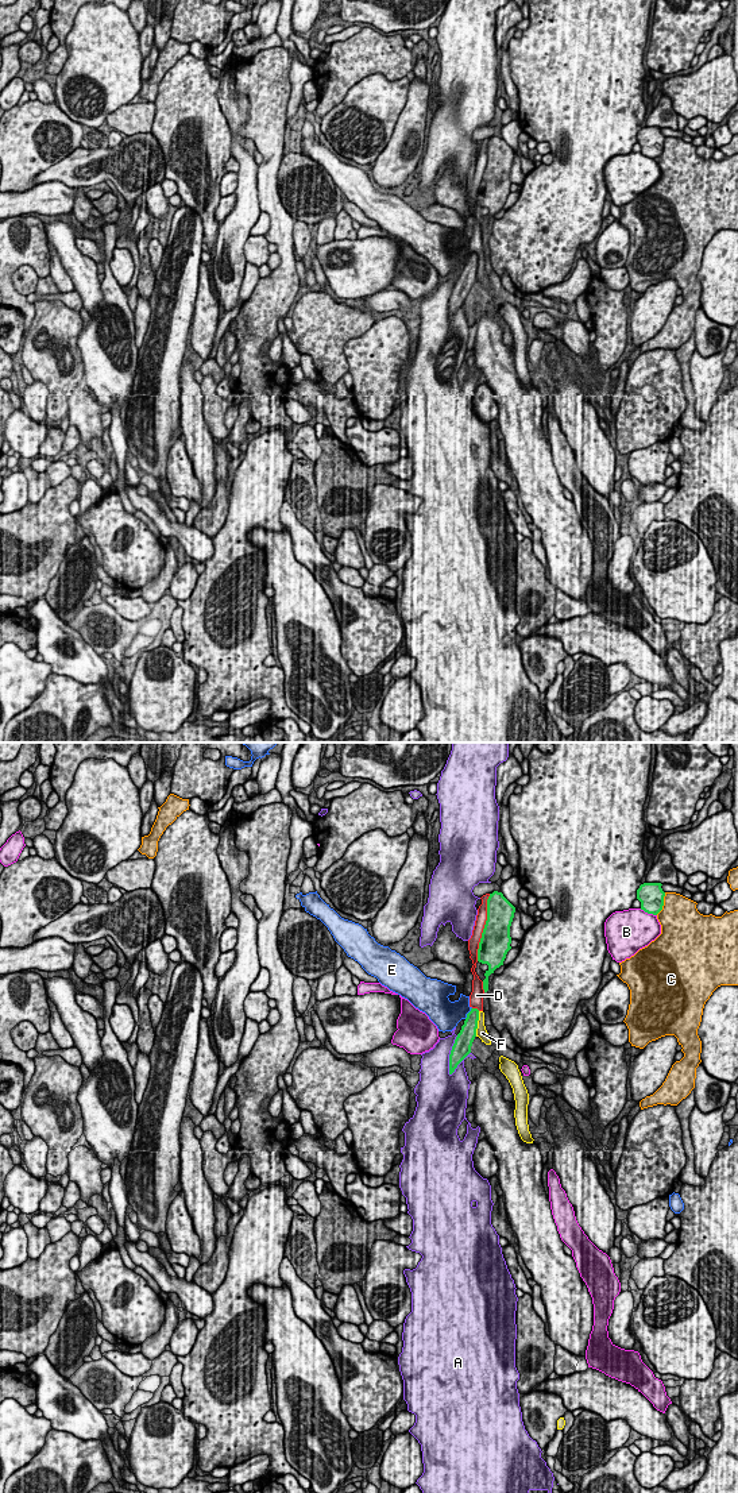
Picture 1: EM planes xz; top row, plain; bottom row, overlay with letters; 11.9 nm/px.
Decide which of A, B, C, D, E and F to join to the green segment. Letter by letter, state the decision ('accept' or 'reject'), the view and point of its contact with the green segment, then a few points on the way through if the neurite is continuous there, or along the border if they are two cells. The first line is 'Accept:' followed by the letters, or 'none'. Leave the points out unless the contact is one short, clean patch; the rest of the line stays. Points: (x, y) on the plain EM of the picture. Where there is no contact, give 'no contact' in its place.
Accept: none
A: reject; meets green in xz at (449, 300)
B: reject; meets green in xz at (648, 157)
C: reject; meets green in xz at (663, 147)
D: reject; meets green in xz at (485, 172)
E: reject; meets green in xz at (468, 257); border along xz (471, 251), (464, 262)
F: reject; meets green in xz at (476, 267); border along xz (479, 255), (475, 280)

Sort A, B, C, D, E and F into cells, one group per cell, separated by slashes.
A / B / C / D F / E

